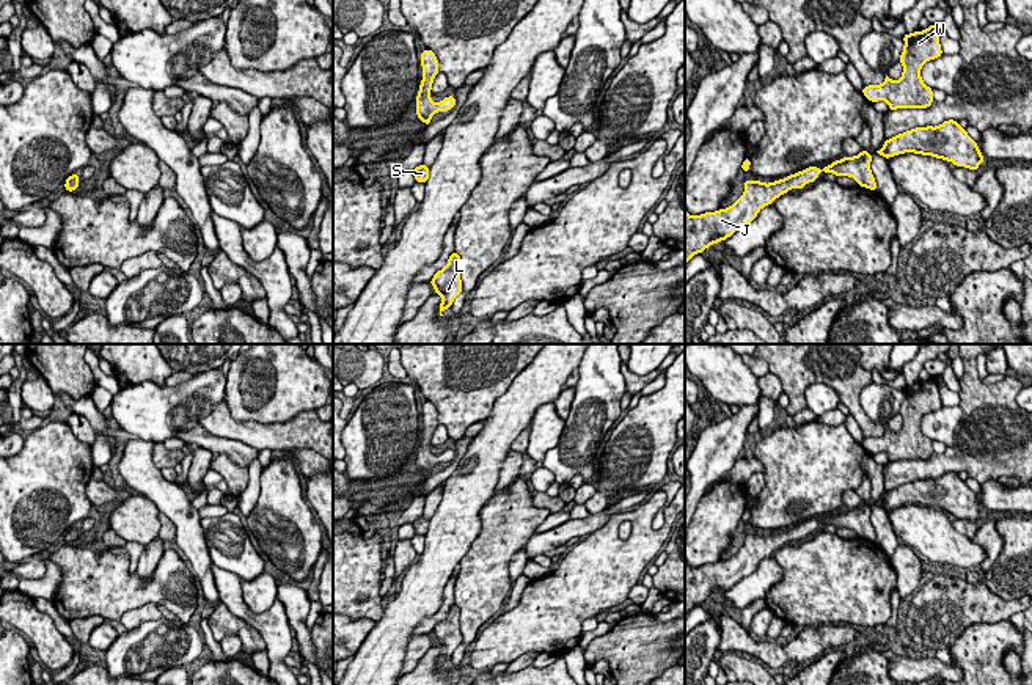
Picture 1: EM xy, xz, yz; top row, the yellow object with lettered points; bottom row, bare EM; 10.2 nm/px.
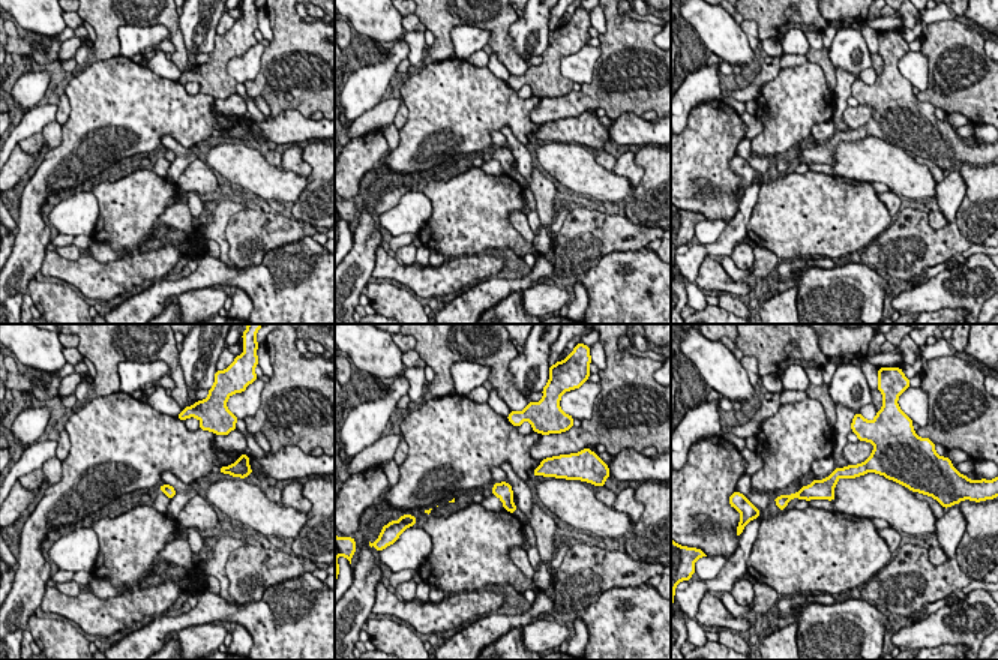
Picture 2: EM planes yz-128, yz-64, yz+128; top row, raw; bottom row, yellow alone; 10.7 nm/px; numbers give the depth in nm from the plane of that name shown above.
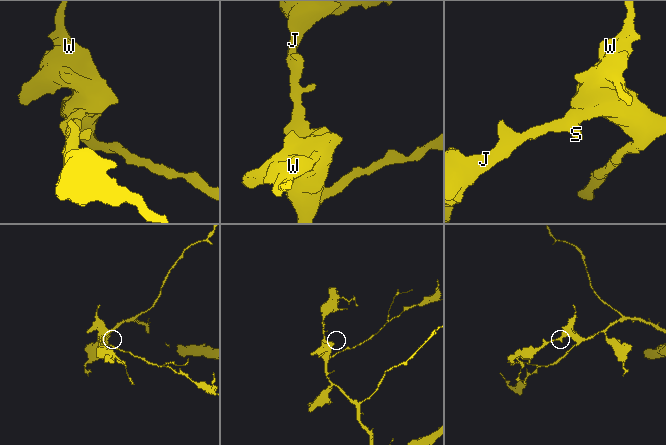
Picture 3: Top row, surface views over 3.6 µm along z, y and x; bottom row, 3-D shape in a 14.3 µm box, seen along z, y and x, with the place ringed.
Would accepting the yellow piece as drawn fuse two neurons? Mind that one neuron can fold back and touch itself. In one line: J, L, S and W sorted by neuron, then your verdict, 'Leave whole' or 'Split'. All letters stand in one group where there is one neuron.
Groups: J L S W. Leave whole

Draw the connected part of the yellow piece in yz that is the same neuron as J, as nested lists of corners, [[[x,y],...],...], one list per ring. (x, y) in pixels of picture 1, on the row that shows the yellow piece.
[[[867,151],[855,157],[844,157],[823,170],[809,167],[770,184],[745,179],[745,193],[730,207],[691,217],[685,211],[685,266],[696,255],[712,244],[726,240],[743,225],[751,223],[759,211],[770,206],[773,200],[787,193],[790,189],[803,189],[814,182],[822,171],[836,176],[850,176],[858,185],[876,190],[876,182],[870,170],[872,156]]]

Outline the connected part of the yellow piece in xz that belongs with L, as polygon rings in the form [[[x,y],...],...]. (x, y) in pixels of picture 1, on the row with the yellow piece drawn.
[[[454,251],[445,269],[435,272],[430,280],[435,292],[441,295],[440,316],[448,308],[451,308],[454,299],[462,292],[460,280],[460,256]]]

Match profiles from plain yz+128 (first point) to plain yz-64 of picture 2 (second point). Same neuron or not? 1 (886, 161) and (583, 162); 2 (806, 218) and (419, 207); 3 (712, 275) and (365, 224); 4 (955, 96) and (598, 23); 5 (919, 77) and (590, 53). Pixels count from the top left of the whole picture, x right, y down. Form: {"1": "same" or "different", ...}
{"1": "same", "2": "different", "3": "different", "4": "different", "5": "same"}

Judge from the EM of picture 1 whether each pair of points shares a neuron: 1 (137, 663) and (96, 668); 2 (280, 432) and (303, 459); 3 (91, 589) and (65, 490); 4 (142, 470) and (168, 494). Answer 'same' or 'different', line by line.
1: different
2: different
3: different
4: same

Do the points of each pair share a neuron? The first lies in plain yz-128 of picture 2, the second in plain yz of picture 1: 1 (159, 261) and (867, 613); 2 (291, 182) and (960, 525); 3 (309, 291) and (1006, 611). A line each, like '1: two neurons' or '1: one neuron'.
1: two neurons
2: two neurons
3: two neurons

